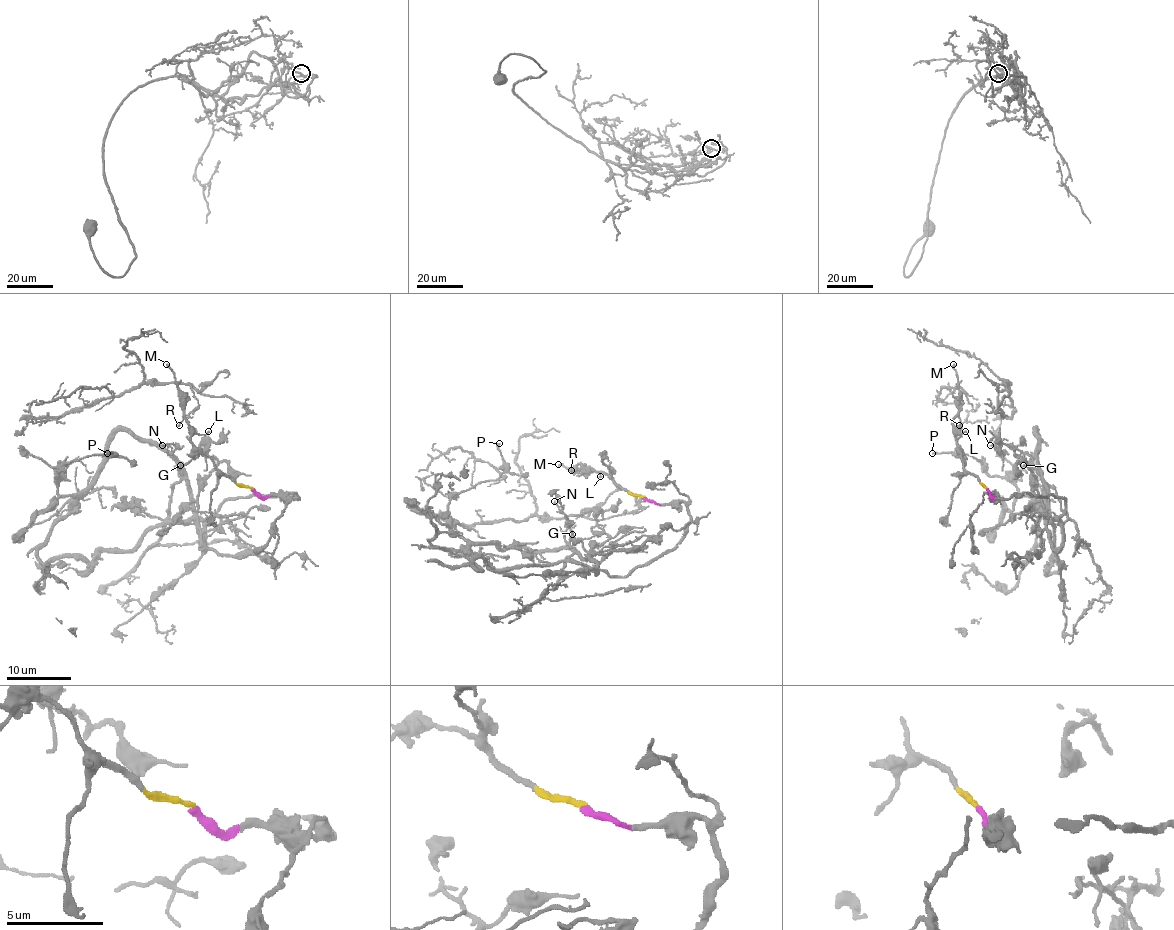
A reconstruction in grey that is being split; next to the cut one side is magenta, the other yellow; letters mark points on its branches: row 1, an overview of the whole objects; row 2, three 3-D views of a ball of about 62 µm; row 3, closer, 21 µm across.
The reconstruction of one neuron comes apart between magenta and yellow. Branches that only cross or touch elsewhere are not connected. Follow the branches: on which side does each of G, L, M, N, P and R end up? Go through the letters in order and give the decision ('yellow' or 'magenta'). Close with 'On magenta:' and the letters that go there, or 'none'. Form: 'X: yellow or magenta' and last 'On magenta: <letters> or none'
G: magenta
L: yellow
M: yellow
N: magenta
P: magenta
R: yellow
On magenta: G, N, P

